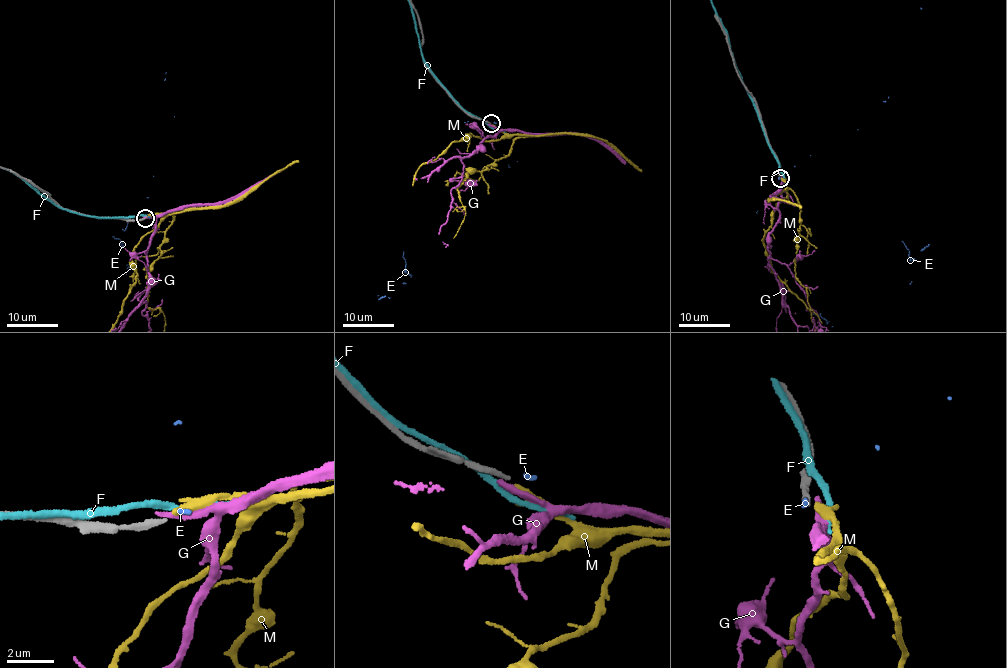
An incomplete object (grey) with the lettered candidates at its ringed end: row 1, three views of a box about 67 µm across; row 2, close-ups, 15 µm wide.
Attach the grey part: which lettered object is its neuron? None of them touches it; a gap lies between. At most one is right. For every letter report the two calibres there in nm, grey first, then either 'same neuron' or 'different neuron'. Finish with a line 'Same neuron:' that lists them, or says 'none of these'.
E: 220/150 nm | different neuron
F: 220/280 nm | different neuron
G: 220/320 nm | different neuron
M: 220/190 nm | same neuron
Same neuron: M

